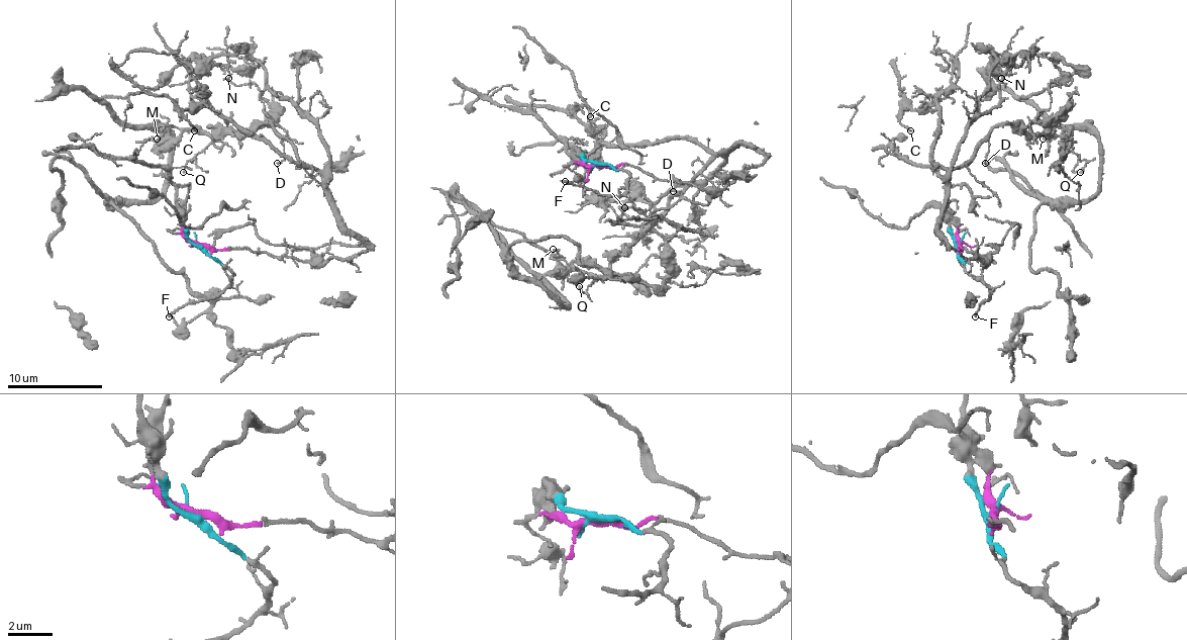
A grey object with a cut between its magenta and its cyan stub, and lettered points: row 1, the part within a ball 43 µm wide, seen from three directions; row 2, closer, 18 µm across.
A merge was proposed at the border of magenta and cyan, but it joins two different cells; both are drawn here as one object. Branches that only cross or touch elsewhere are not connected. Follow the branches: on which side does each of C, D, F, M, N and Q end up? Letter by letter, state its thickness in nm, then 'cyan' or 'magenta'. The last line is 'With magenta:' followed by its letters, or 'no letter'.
C: 180 nm thick; magenta
D: 120 nm thick; magenta
F: 180 nm thick; cyan
M: 160 nm thick; magenta
N: 120 nm thick; magenta
Q: 120 nm thick; magenta
With magenta: C, D, M, N, Q

